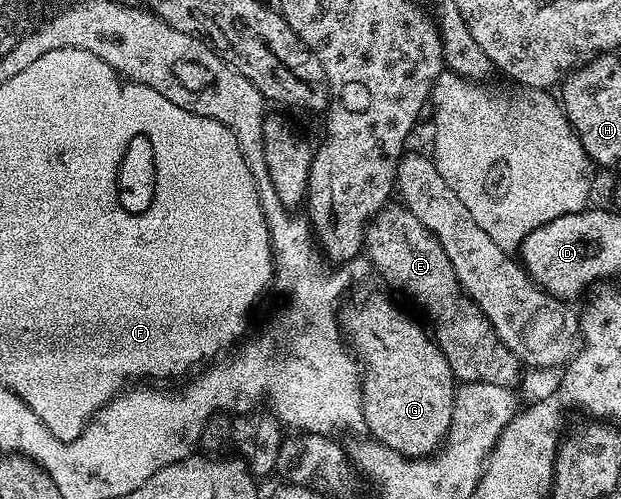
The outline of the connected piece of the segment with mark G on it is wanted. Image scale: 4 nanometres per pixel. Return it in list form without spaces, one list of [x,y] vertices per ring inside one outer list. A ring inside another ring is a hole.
[[[384,296],[370,297],[349,318],[348,324],[346,320],[346,332],[350,337],[350,344],[356,347],[356,352],[364,363],[362,389],[364,423],[367,431],[379,443],[390,446],[392,450],[398,450],[403,456],[413,458],[433,455],[447,440],[458,387],[458,381],[450,370],[450,362],[446,362],[442,350],[432,339],[429,329],[421,324],[415,324],[402,309],[395,308]]]

